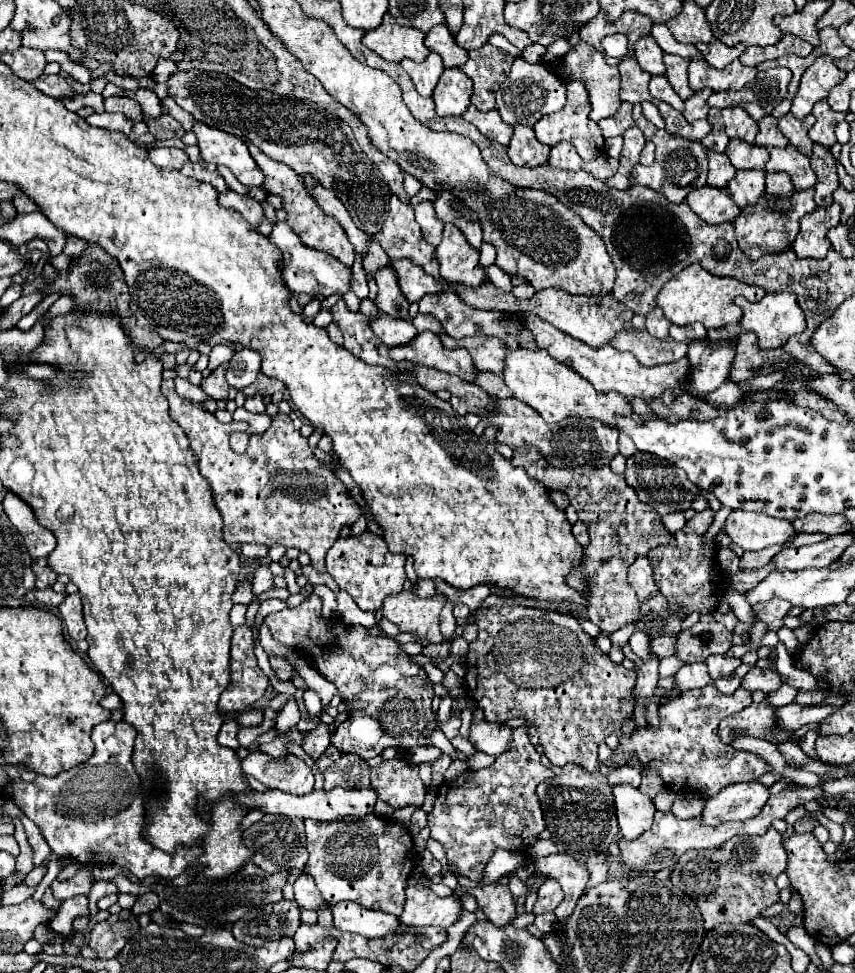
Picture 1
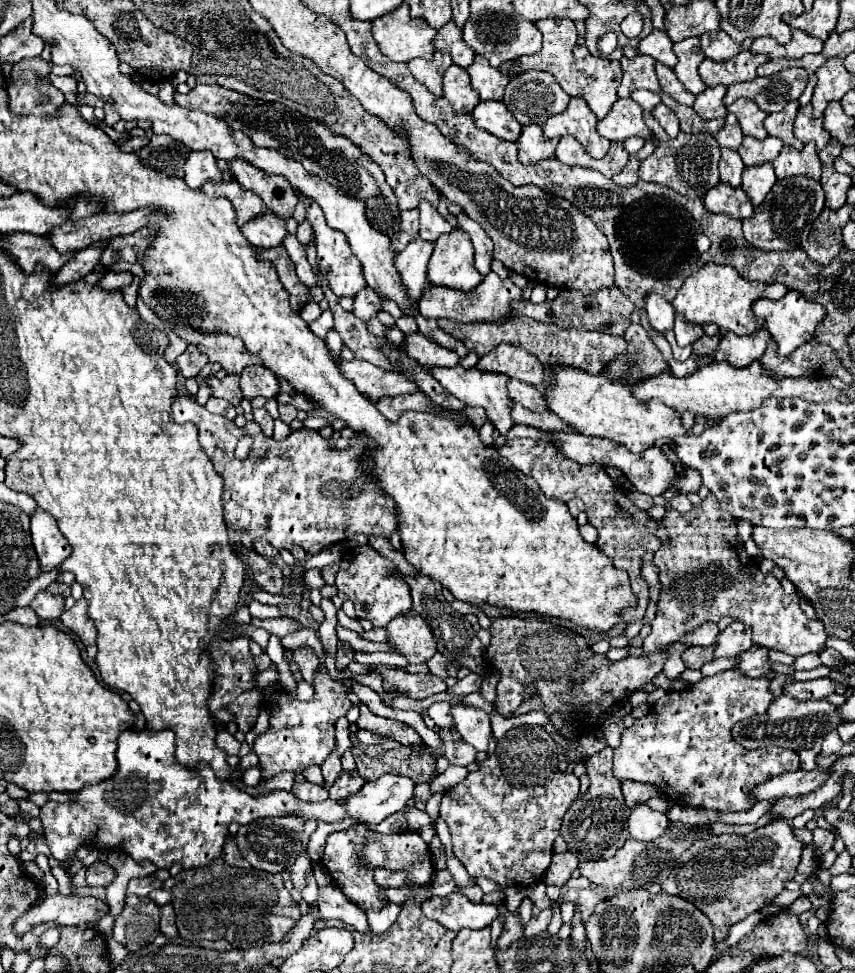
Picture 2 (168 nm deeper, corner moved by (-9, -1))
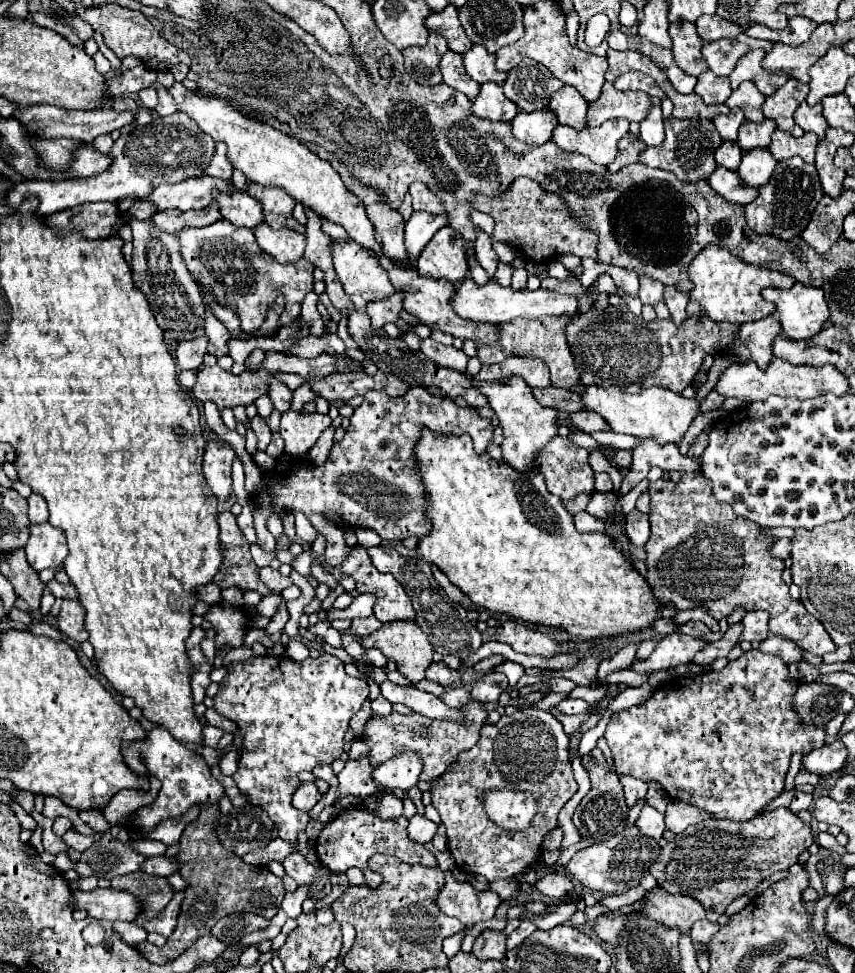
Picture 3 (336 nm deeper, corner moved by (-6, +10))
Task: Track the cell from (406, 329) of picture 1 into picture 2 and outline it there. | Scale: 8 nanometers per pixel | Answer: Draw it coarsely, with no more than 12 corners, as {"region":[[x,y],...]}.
{"region":[[420,330],[406,334],[402,350],[418,364],[458,364],[454,350]]}

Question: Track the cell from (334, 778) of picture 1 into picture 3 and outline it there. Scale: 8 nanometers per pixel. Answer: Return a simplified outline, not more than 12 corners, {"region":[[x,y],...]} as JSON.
{"region":[[367,757],[349,759],[339,785],[309,811],[317,819],[337,797],[365,799],[377,791]]}

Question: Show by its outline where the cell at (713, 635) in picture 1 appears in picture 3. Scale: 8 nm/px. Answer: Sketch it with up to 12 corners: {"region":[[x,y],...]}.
{"region":[[769,613],[743,617],[741,641],[761,643],[769,635]]}

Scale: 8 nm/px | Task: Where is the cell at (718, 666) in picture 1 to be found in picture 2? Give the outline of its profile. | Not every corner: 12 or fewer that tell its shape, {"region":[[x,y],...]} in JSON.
{"region":[[750,648],[738,656],[736,670],[750,678],[766,676],[766,648]]}

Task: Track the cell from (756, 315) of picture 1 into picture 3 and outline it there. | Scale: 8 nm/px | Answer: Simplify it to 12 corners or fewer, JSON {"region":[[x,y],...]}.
{"region":[[795,283],[763,289],[783,333],[815,337],[831,315],[825,293]]}

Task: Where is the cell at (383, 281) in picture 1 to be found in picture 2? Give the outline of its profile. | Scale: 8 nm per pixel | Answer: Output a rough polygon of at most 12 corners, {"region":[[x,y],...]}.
{"region":[[418,236],[396,256],[412,304],[424,292],[434,244]]}

